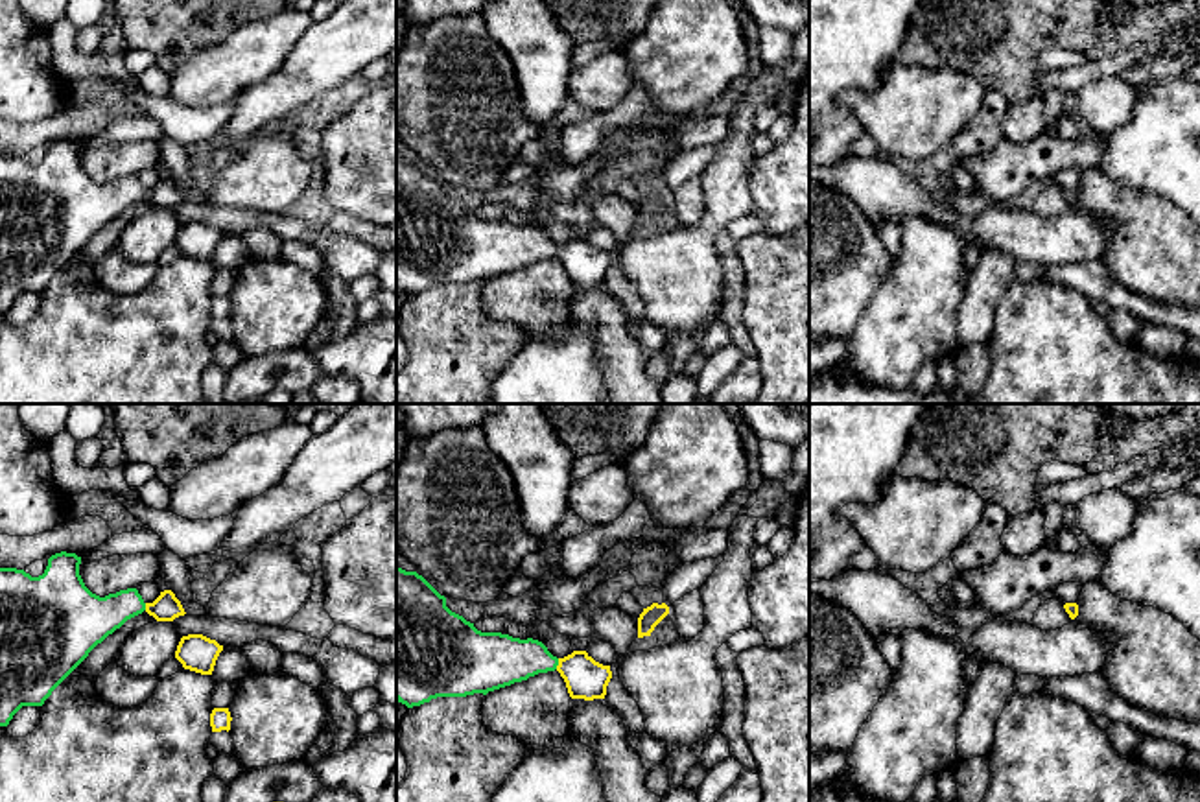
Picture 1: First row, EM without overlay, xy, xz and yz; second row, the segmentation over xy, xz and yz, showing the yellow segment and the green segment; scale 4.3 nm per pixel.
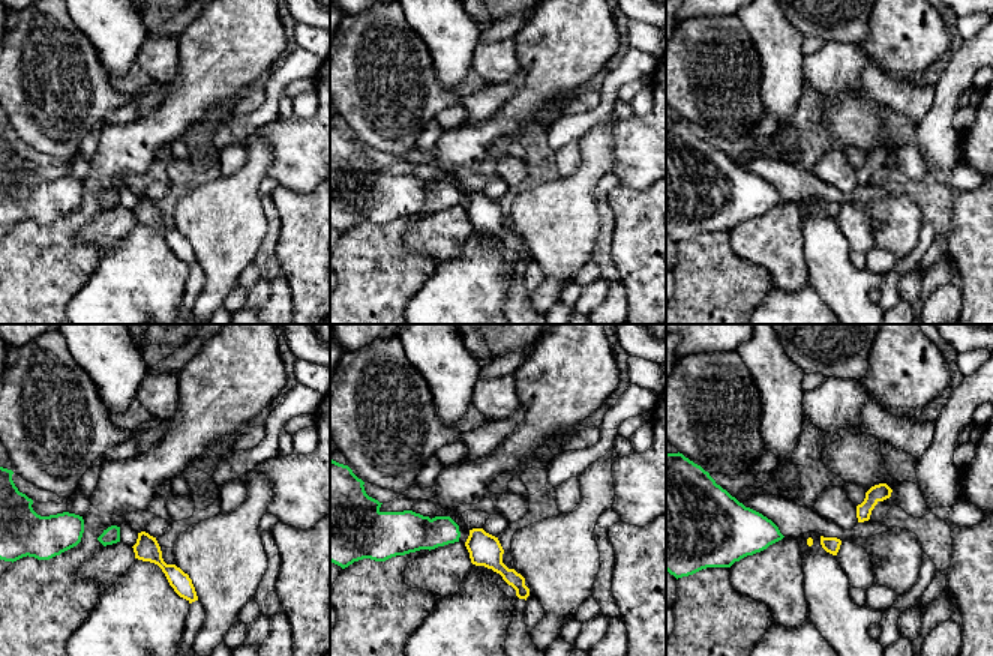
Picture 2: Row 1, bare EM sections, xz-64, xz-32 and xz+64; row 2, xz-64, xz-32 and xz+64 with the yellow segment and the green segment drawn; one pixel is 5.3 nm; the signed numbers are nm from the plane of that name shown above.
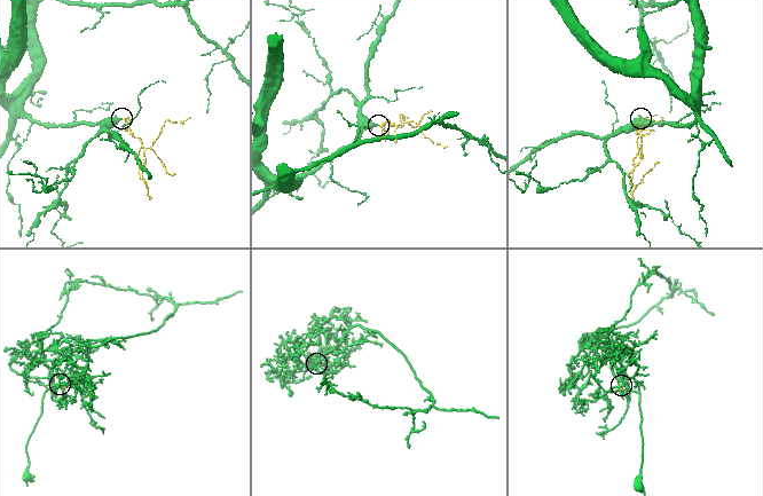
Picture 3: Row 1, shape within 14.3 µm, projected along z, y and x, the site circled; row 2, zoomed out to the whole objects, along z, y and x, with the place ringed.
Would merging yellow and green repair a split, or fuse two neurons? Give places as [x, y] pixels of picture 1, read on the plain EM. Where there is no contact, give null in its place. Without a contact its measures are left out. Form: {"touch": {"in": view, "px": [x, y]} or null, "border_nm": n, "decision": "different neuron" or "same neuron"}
{"touch": {"in": "xz", "px": [559, 251]}, "border_nm": 50, "decision": "same neuron"}

